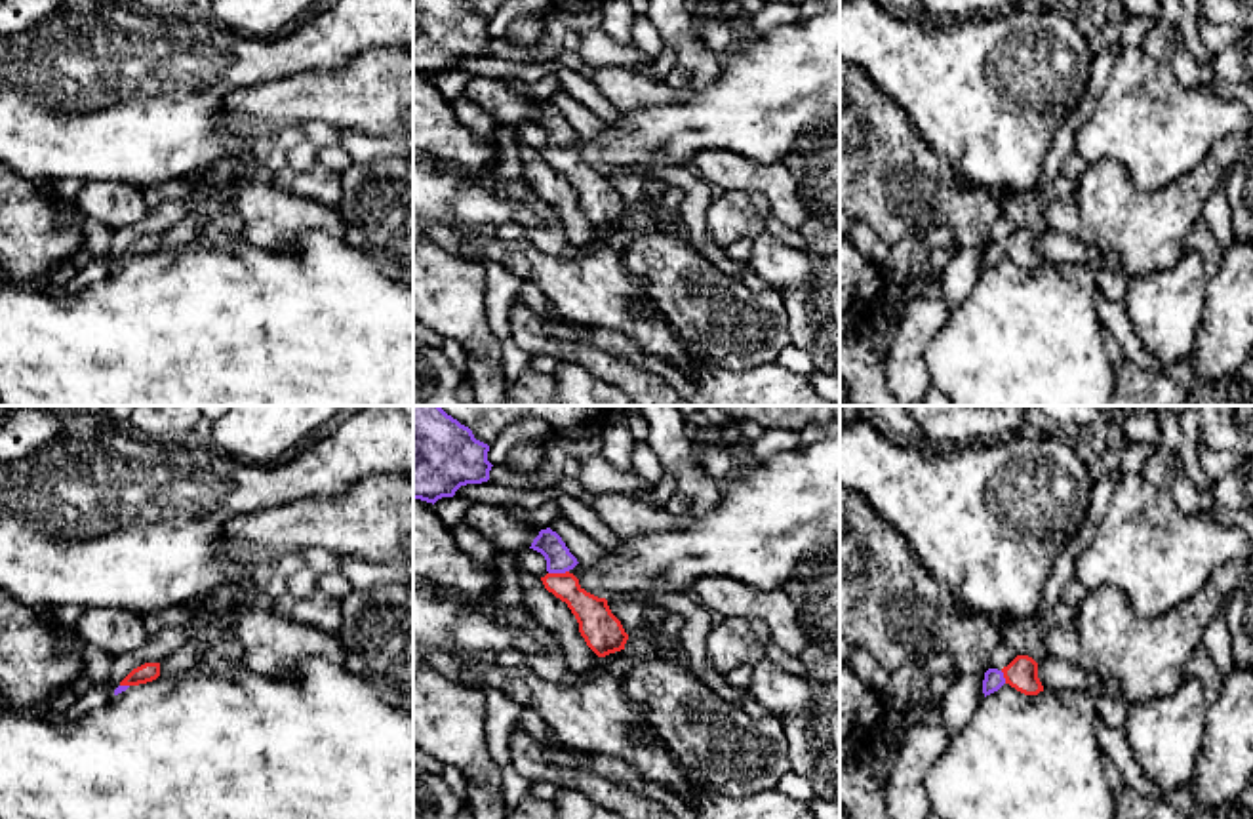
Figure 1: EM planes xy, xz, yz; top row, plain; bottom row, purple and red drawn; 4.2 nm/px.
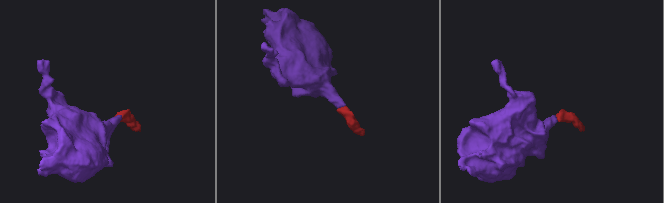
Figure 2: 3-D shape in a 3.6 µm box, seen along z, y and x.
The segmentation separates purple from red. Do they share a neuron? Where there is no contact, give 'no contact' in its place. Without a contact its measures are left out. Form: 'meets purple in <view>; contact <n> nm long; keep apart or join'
meets purple in xz; contact 90 nm long; join

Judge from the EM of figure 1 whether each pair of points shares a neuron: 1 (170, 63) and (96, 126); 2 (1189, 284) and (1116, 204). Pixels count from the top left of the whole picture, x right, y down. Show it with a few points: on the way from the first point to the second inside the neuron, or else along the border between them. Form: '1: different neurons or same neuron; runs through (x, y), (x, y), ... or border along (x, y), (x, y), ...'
1: same neuron; runs through (151, 82), (136, 98), (126, 98), (115, 107)
2: different neurons; border along (1187, 250), (1173, 265), (1130, 279)

